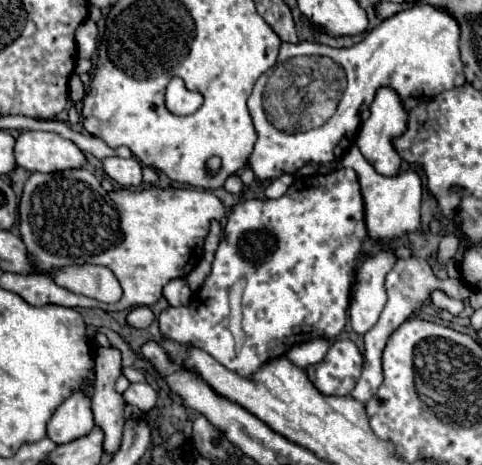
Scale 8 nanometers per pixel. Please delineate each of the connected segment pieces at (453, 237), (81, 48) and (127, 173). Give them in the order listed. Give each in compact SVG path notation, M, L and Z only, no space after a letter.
M445 233L441 243L439 243L439 259L443 263L447 263L459 251L461 251L461 237L459 237L459 233Z
M91 19L83 21L83 25L79 25L75 31L75 41L77 41L79 57L91 59L91 55L97 49L97 25L95 25L95 21L91 21Z
M107 157L107 159L103 159L103 169L121 187L139 187L143 183L141 163L135 157L129 157L129 159Z

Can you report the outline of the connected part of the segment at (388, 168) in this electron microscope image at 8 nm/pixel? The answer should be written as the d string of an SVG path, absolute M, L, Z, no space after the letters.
M379 89L373 105L371 105L371 117L361 123L359 127L359 135L357 135L357 147L363 153L363 157L373 165L373 169L381 175L397 175L401 169L401 157L397 155L397 151L391 145L391 139L397 133L403 133L403 129L407 129L407 111L401 107L401 97L393 91L393 89Z

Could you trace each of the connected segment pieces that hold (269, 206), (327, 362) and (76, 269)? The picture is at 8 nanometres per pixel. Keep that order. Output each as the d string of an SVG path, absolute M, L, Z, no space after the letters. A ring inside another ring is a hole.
M337 169L329 175L313 175L297 179L279 199L251 199L233 207L225 237L219 243L213 271L205 279L203 287L193 295L189 305L169 307L159 315L159 327L163 335L197 349L207 351L213 359L241 377L249 377L267 363L271 357L285 355L291 341L305 341L307 337L335 339L345 323L351 299L351 273L355 271L361 247L367 237L363 199L359 181L353 169ZM245 277L243 291L243 341L237 343L229 331L229 289L237 279Z
M349 339L331 343L321 363L309 365L307 377L323 395L349 395L363 367L363 355Z
M73 265L55 273L57 285L71 289L73 293L103 301L117 303L121 299L121 285L115 275L101 265Z

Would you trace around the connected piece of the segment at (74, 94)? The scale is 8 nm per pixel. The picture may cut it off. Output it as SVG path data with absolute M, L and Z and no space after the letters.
M77 73L71 75L71 81L69 81L69 97L71 97L73 103L83 101L83 97L85 97L85 87L83 87L83 83L81 83Z

